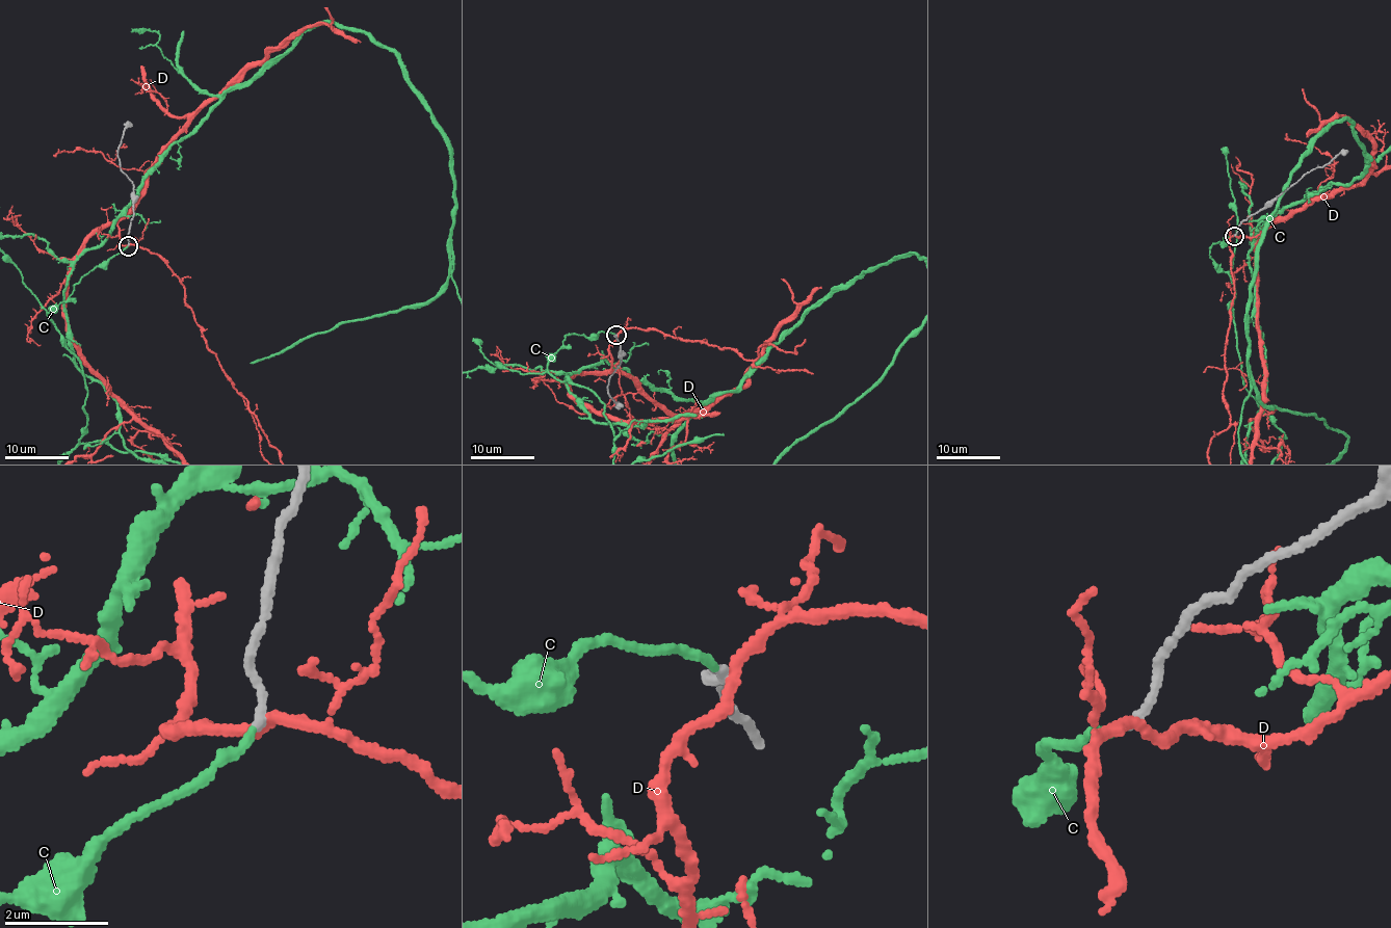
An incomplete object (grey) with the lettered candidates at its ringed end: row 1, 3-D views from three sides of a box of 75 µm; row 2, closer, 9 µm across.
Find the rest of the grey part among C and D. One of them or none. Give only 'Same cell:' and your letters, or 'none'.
Same cell: C

